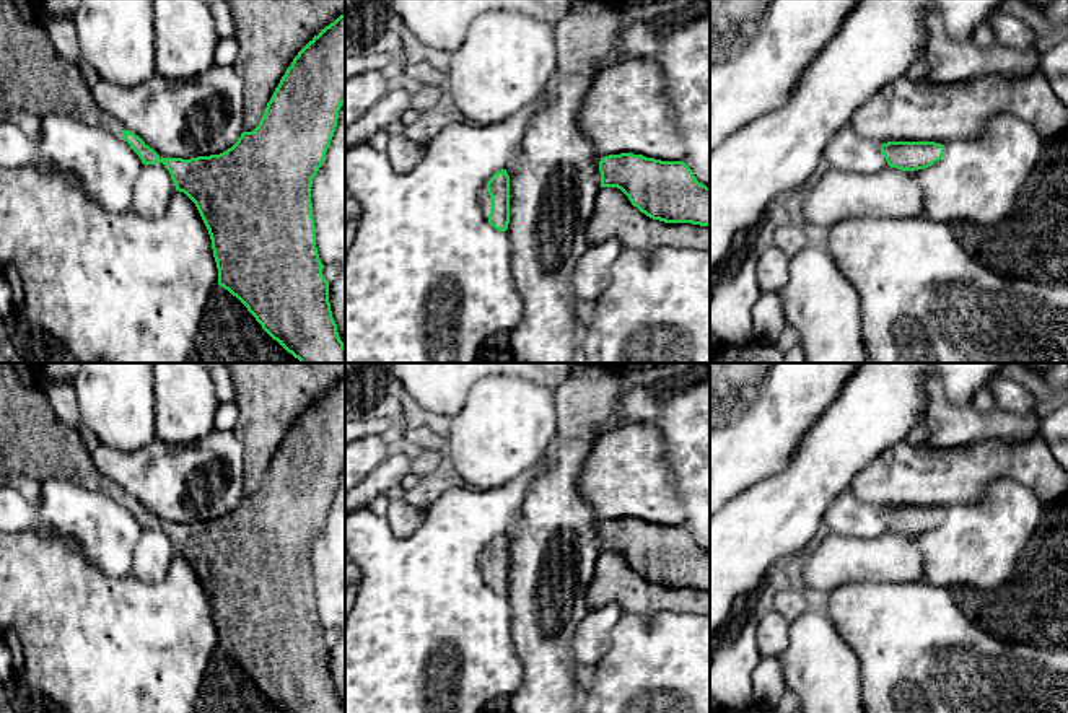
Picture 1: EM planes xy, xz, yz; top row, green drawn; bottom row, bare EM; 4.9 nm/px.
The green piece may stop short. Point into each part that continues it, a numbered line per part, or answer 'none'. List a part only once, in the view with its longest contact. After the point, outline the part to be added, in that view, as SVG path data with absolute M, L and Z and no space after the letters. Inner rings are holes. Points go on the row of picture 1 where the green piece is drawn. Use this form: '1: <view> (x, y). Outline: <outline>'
1: xz (485, 201). Outline: M487 184L484 186L484 189L480 192L480 203L482 203L484 215L488 218L490 208L492 208L492 200L490 200L490 195L488 195Z

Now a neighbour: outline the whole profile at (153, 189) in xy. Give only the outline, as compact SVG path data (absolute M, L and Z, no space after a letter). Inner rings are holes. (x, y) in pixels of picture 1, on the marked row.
M147 164L132 189L132 210L145 220L160 220L174 192L176 186L164 164Z

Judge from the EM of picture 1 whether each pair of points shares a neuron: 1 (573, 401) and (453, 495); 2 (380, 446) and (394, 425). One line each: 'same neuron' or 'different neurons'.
1: different neurons
2: different neurons

